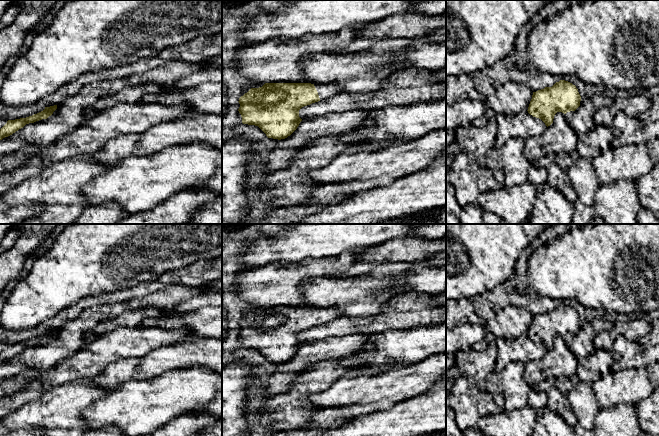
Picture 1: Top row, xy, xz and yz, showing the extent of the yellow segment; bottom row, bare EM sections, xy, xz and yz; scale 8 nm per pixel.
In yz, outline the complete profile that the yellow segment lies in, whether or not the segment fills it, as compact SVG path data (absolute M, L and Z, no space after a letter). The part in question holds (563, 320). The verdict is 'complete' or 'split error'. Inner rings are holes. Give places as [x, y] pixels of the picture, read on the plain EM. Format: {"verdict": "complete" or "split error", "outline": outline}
{"verdict": "complete", "outline": "M560 304L552 311L533 316L528 337L541 343L548 351L553 347L557 336L566 338L580 330L581 320L572 307Z"}

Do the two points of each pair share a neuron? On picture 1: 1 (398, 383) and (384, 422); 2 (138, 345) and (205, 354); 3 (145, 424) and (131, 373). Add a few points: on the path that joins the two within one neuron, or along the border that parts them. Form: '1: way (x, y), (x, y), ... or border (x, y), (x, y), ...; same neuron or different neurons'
1: border (410, 398), (399, 401), (389, 408), (378, 410); different neurons
2: border (180, 342), (157, 347), (144, 355), (135, 357); different neurons
3: border (156, 376), (150, 379), (130, 379), (112, 389); different neurons

